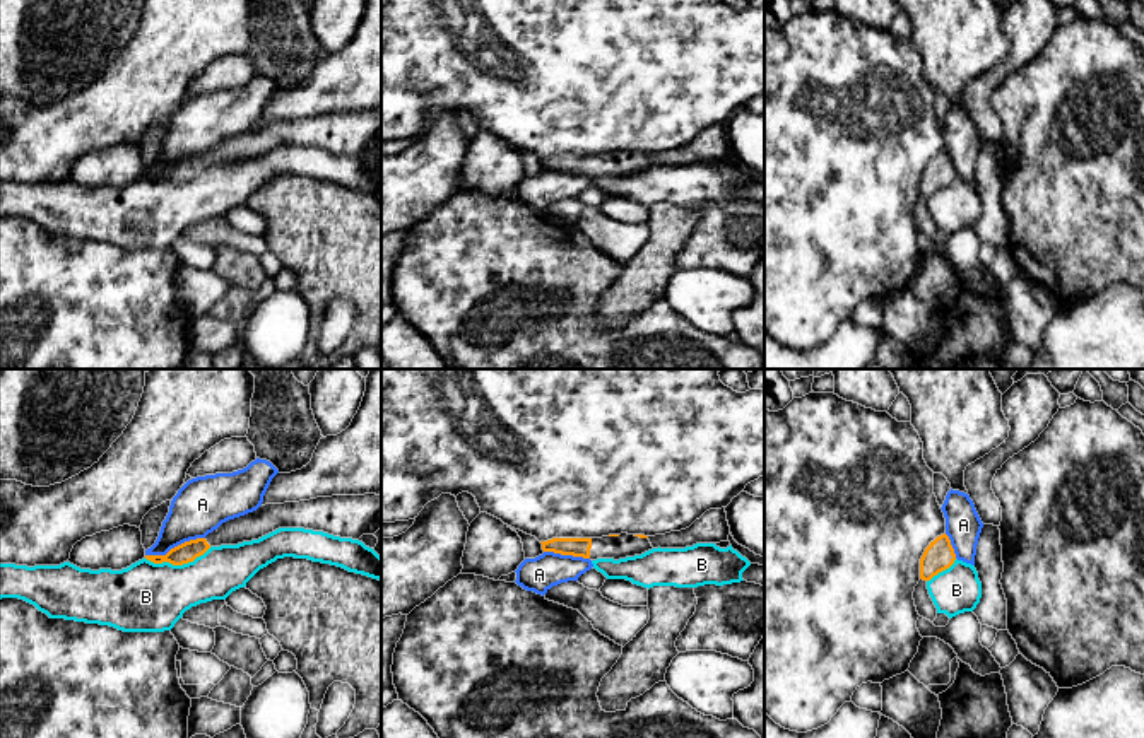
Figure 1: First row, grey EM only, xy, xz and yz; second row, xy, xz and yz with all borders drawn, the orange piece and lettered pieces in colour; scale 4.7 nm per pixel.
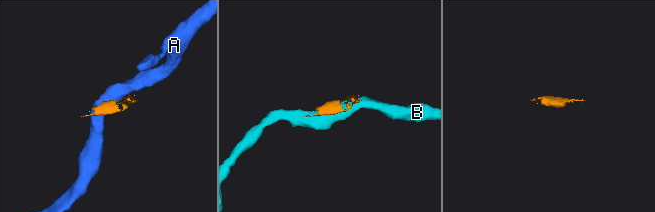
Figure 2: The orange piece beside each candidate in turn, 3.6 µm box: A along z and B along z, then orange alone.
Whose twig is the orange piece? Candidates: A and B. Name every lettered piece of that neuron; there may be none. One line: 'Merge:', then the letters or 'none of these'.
Merge: none of these

